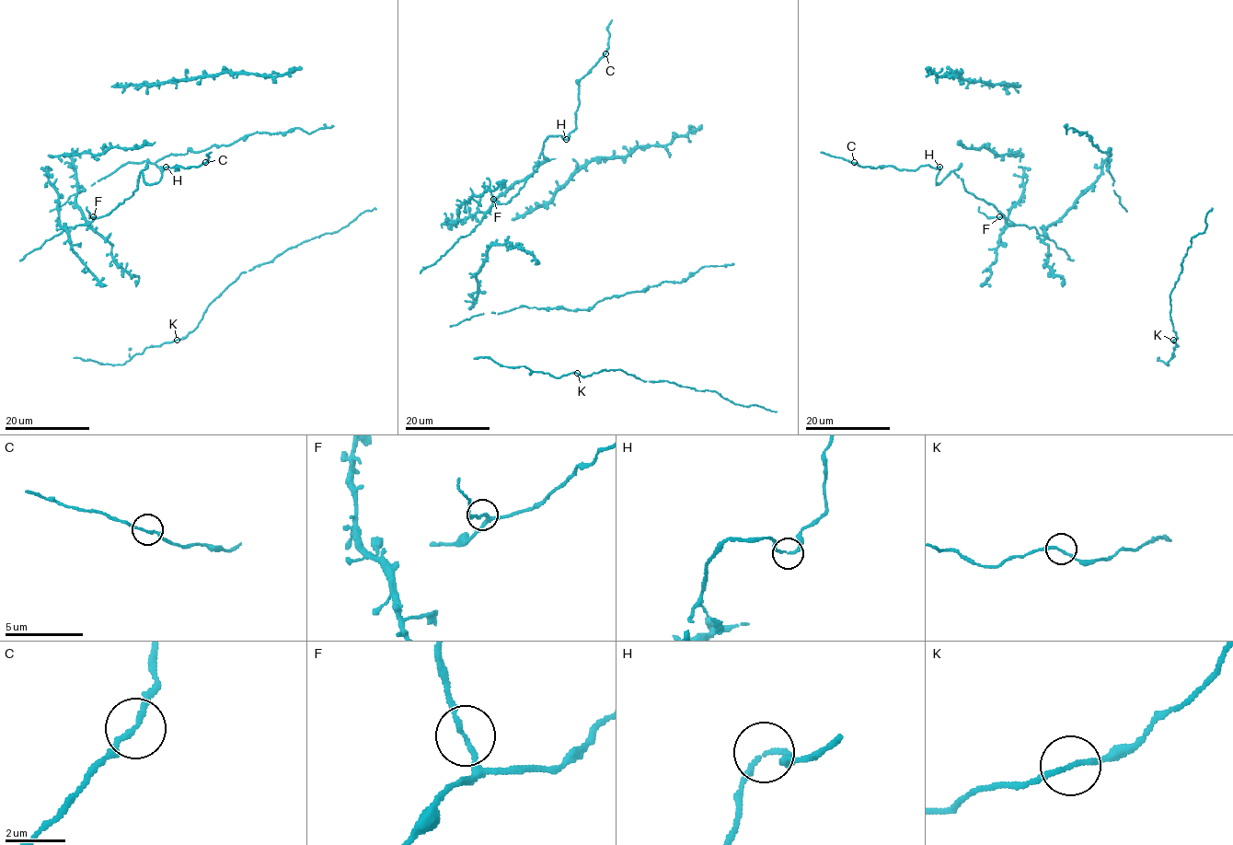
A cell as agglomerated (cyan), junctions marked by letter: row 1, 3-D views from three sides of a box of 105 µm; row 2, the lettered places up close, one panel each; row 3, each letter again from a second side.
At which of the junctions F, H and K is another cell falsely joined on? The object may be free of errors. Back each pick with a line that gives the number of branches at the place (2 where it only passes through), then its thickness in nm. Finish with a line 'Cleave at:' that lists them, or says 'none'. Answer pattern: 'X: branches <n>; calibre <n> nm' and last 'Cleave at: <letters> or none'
Cleave at: none

